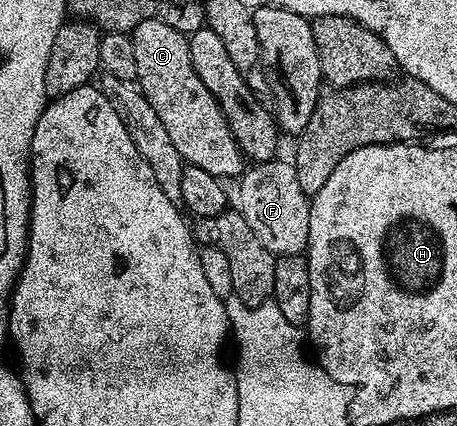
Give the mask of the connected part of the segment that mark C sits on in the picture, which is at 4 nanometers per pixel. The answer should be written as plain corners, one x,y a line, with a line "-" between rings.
154,18
143,20
143,24
132,30
131,37
135,44
136,85
147,104
155,108
155,116
163,120
163,128
167,128
181,161
203,168
203,172
211,172
211,176
222,180
236,179
246,169
247,159
215,96
195,73
188,37
171,28
171,24
163,24
163,20

